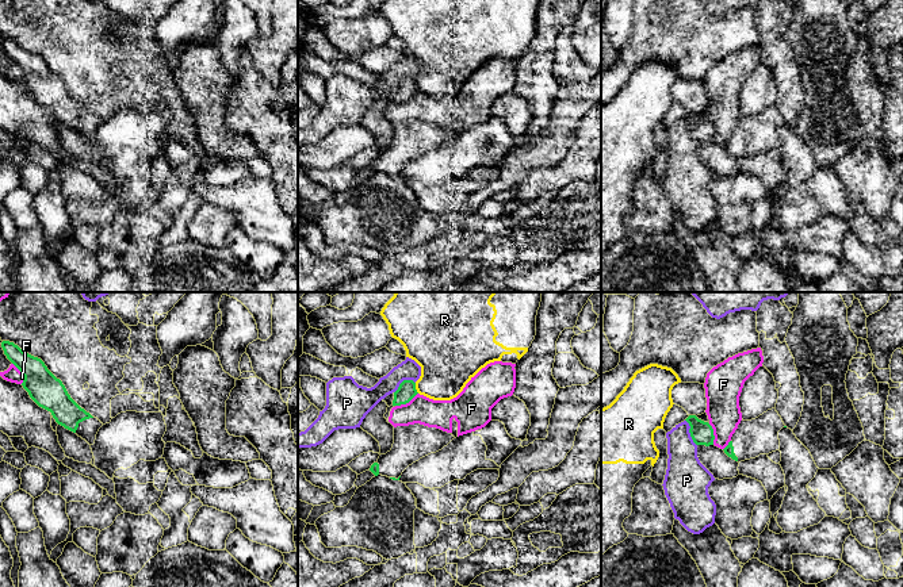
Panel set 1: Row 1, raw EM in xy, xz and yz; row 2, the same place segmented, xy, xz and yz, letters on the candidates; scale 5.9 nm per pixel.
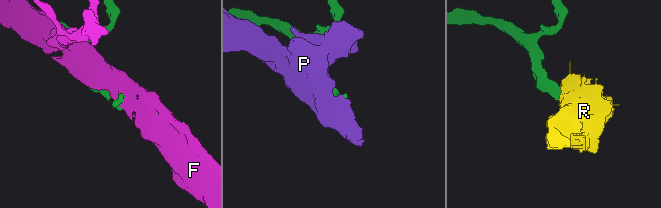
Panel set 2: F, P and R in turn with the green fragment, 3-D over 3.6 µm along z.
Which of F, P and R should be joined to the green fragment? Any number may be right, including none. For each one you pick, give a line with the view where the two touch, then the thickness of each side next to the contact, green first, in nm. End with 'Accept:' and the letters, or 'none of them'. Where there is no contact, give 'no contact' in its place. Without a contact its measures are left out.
Accept: none of them

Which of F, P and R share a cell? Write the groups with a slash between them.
F / P / R

